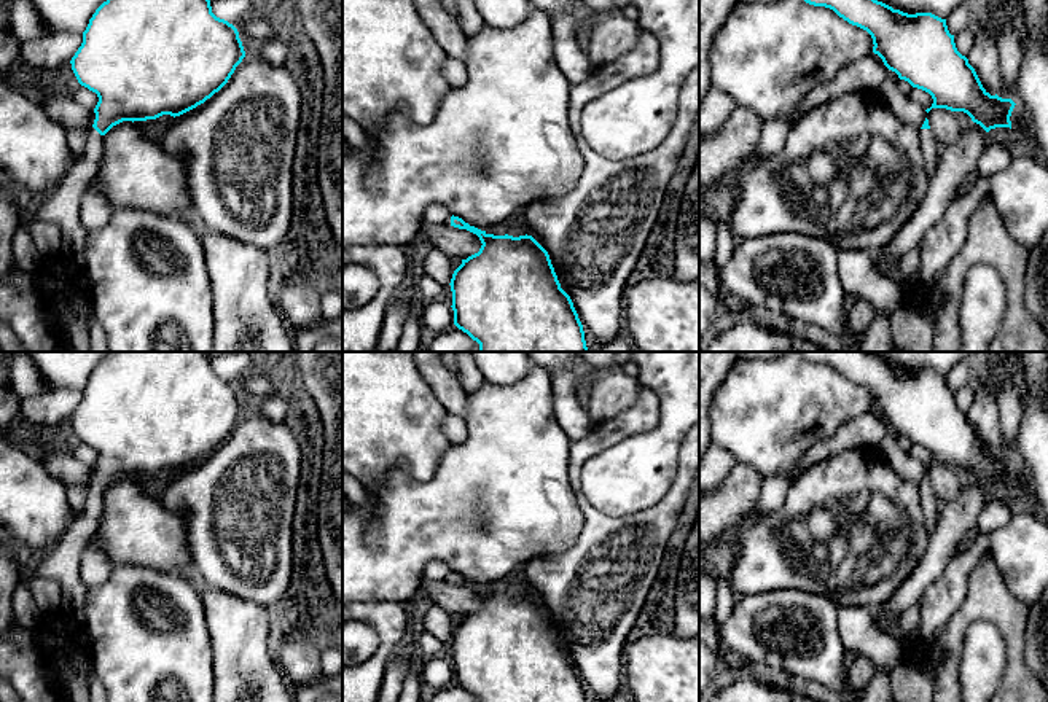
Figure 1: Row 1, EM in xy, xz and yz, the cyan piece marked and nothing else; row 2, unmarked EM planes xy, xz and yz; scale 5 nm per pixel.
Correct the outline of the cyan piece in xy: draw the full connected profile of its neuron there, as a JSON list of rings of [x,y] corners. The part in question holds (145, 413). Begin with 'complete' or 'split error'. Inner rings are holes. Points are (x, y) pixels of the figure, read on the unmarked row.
split error | [[[110,352],[96,366],[83,388],[83,400],[70,417],[78,439],[99,454],[94,465],[96,476],[89,484],[83,517],[75,522],[51,552],[37,559],[32,570],[32,575],[51,578],[61,584],[61,611],[64,614],[73,616],[80,626],[86,626],[88,589],[80,576],[81,554],[97,527],[102,493],[123,478],[147,478],[162,471],[175,474],[196,465],[228,439],[244,414],[245,408],[237,385],[212,369],[209,352]]]

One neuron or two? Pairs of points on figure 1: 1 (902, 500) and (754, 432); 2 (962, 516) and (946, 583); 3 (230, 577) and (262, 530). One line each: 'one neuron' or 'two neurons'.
1: two neurons
2: two neurons
3: one neuron

